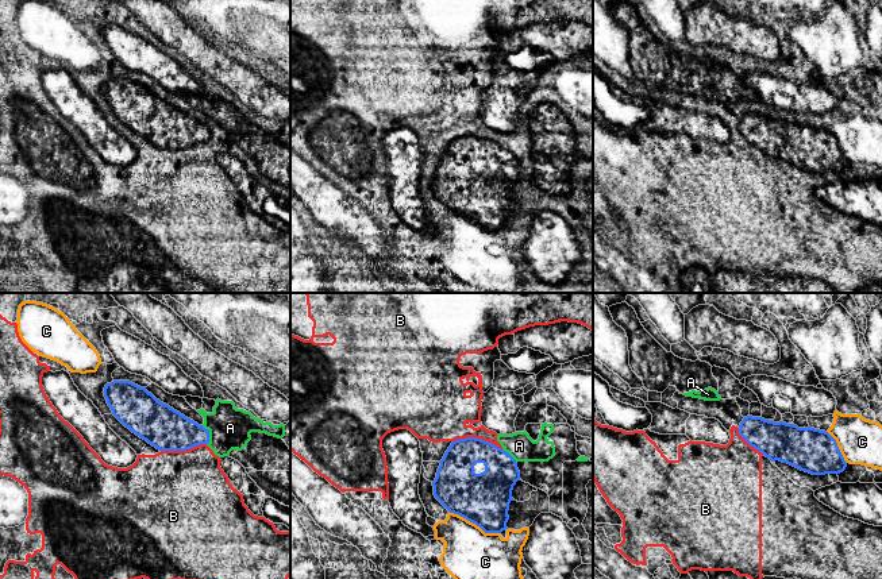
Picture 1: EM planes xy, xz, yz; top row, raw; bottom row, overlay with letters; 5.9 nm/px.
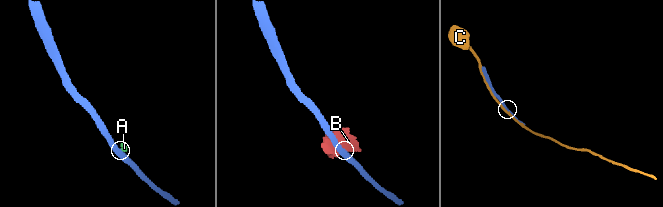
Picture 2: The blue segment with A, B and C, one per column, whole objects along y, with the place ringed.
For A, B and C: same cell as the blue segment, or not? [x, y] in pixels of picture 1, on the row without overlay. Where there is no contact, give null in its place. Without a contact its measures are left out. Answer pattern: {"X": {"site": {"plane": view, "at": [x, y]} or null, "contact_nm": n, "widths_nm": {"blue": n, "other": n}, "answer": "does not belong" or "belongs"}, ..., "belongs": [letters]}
{"A": {"site": {"plane": "xy", "at": [208, 132]}, "contact_nm": 120, "widths_nm": {"blue": 240, "other": 240}, "answer": "does not belong"}, "B": {"site": {"plane": "xz", "at": [477, 136]}, "contact_nm": 300, "widths_nm": {"blue": 220, "other": 300}, "answer": "does not belong"}, "C": {"site": {"plane": "xz", "at": [474, 220]}, "contact_nm": 340, "widths_nm": {"blue": 300, "other": 360}, "answer": "does not belong"}, "belongs": []}

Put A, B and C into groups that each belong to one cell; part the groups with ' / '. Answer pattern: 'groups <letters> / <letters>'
groups A / B / C

